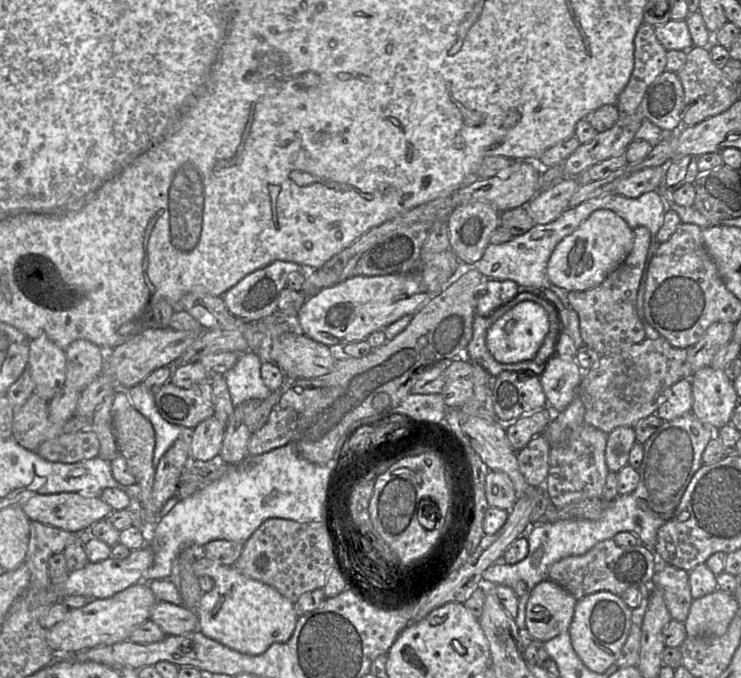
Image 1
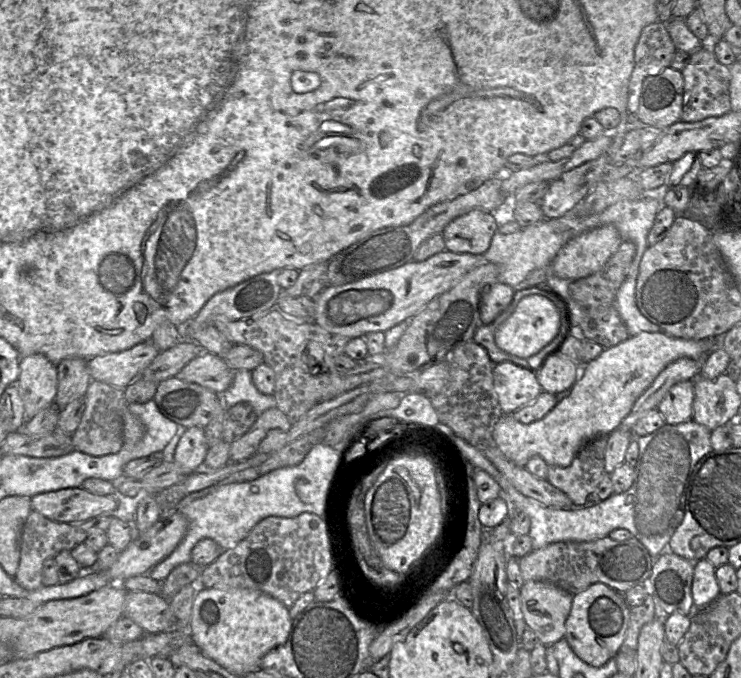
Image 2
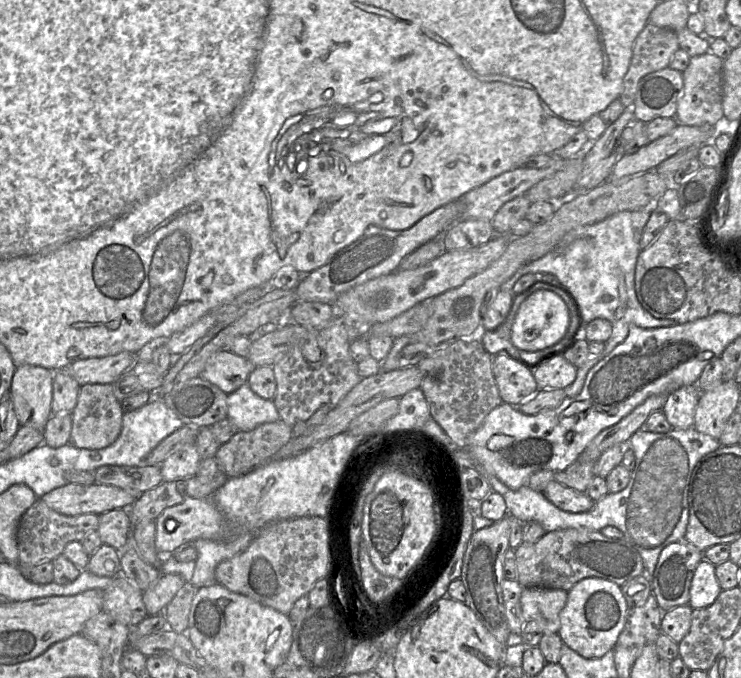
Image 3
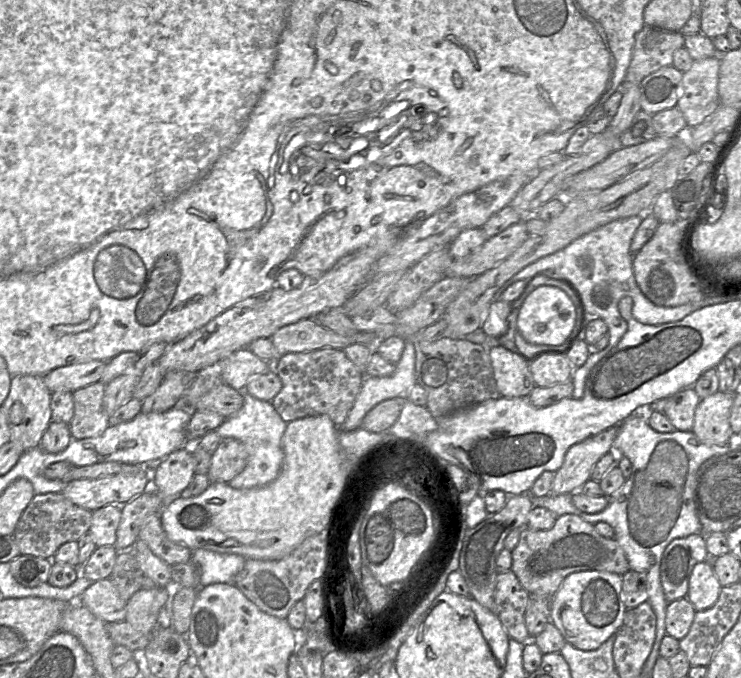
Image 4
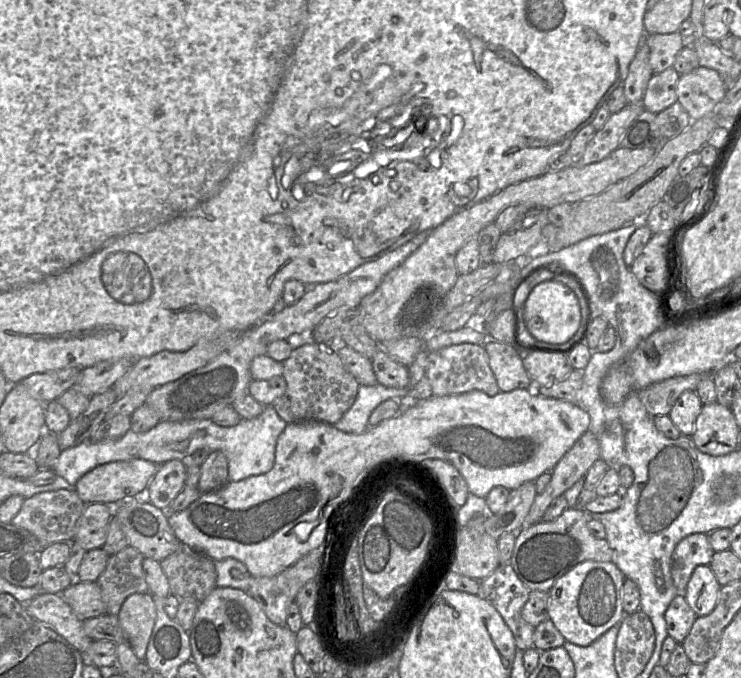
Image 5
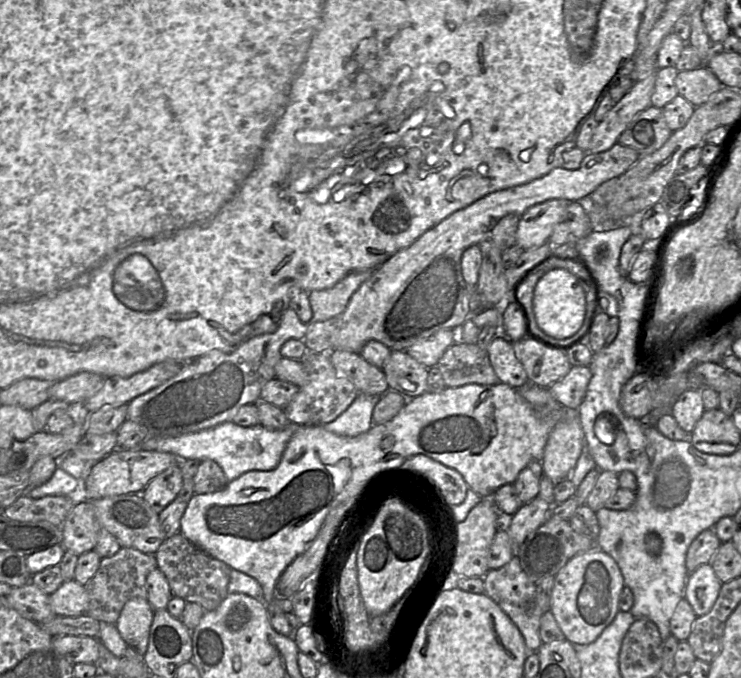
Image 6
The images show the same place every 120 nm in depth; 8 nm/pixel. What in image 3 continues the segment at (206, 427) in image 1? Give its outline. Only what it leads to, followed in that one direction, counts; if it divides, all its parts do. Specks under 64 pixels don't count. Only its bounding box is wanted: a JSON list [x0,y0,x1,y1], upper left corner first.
[159,443,201,482]

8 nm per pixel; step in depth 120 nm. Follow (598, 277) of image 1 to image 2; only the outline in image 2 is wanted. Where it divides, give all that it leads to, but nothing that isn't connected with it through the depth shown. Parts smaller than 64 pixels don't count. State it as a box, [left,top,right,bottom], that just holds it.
[514,225,622,289]

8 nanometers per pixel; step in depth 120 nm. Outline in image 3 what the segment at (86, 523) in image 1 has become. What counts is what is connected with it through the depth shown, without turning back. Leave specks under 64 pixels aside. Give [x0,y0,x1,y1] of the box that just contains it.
[40,483,137,516]

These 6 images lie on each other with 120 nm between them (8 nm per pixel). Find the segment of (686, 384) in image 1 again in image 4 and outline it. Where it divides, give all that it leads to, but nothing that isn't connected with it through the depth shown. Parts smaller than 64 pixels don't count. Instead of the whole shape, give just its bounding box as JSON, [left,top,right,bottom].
[663,388,701,431]

